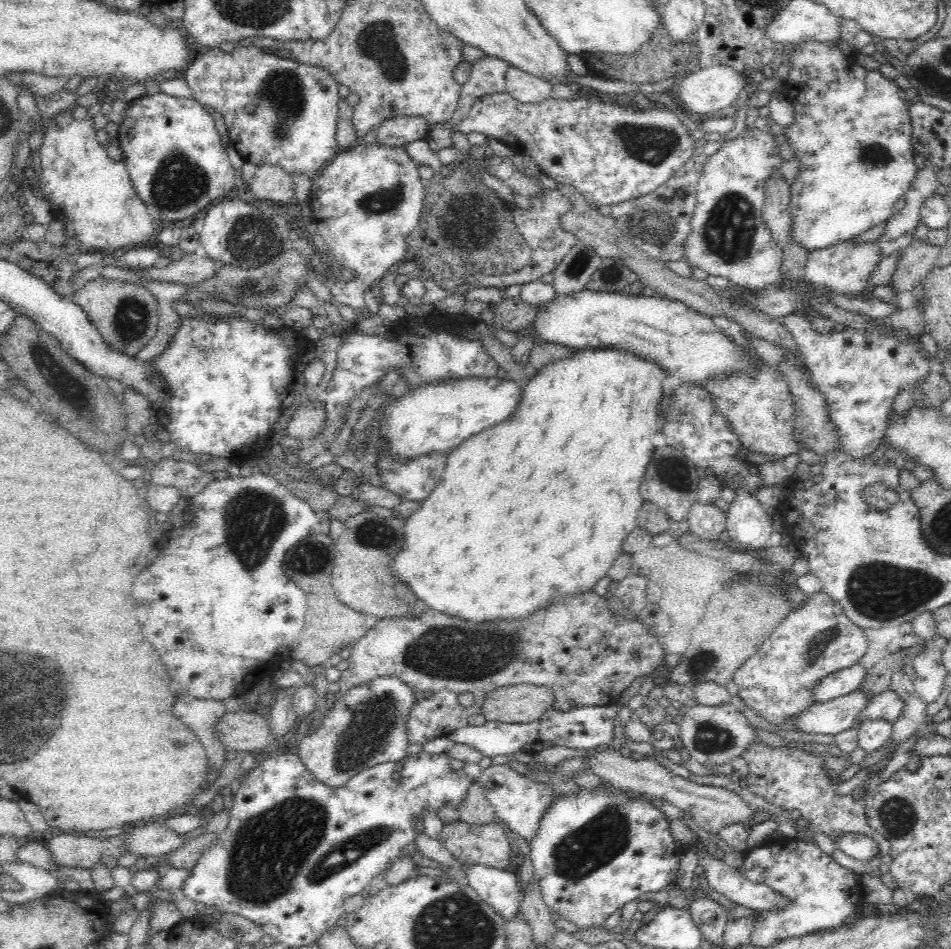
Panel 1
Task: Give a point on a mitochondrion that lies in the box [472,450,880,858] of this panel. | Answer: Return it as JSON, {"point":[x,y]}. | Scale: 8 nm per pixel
{"point":[711,737]}

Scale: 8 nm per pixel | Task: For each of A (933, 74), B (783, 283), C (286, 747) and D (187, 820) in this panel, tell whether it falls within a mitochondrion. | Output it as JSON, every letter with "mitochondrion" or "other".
{"A":"mitochondrion","B":"other","C":"other","D":"other"}

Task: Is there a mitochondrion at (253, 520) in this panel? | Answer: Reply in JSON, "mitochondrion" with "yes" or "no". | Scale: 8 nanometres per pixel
{"mitochondrion":"yes"}

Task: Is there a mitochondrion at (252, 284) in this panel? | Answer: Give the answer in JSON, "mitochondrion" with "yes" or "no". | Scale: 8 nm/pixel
{"mitochondrion":"yes"}

